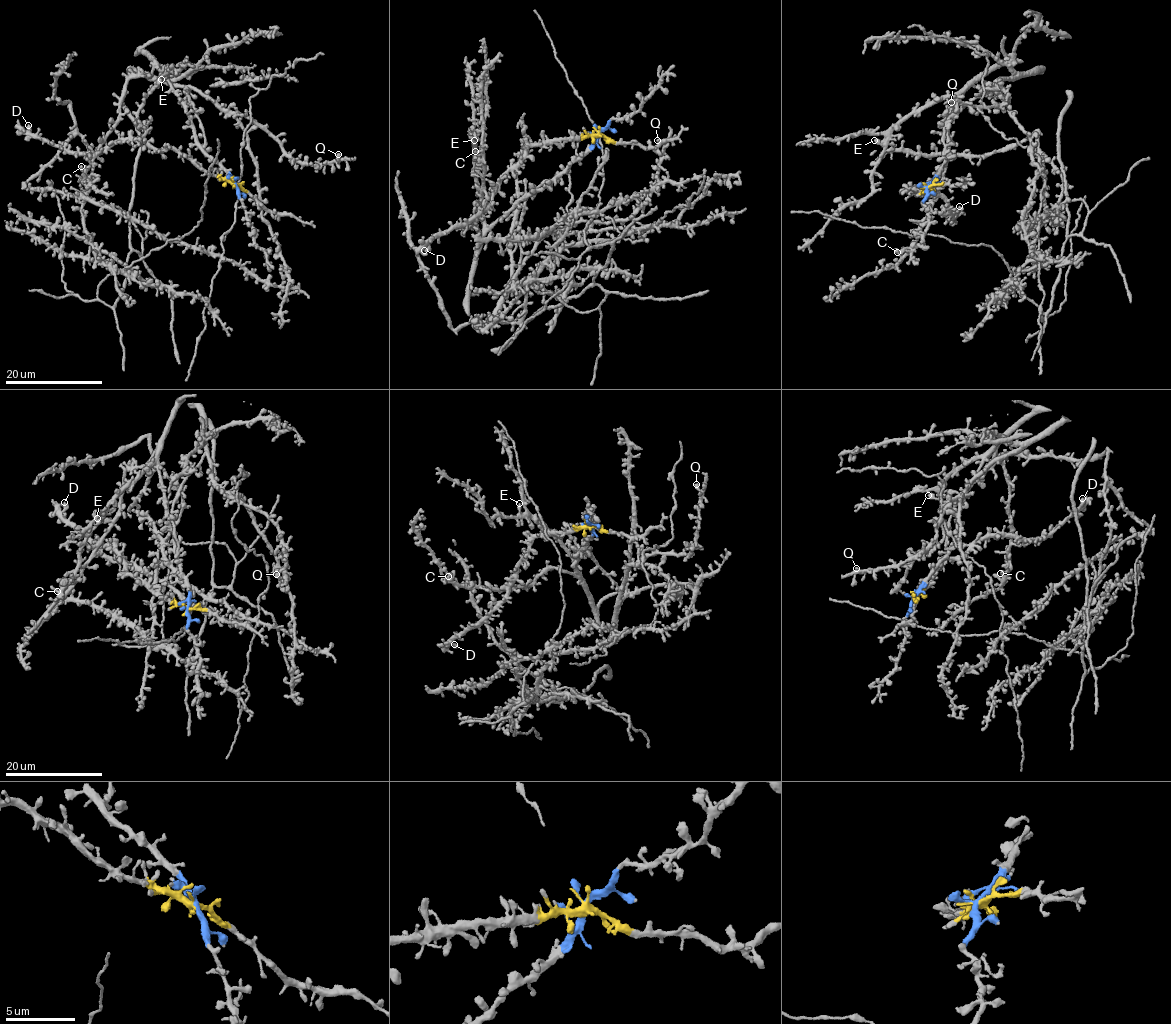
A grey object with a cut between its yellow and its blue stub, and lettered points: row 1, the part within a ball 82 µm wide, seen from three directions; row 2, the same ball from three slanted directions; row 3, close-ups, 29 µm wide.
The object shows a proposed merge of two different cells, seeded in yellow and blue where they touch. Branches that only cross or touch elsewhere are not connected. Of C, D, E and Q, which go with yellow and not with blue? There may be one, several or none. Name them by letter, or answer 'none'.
D

